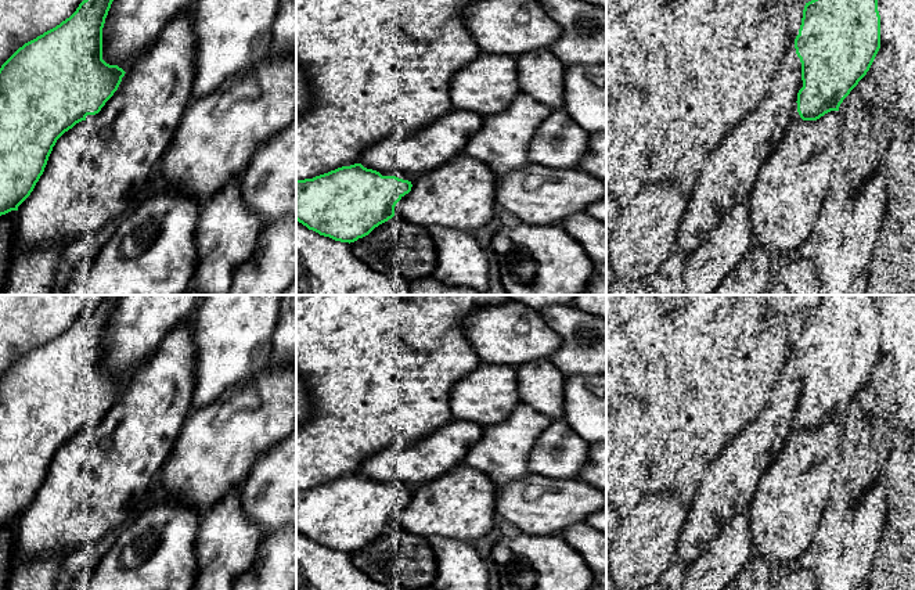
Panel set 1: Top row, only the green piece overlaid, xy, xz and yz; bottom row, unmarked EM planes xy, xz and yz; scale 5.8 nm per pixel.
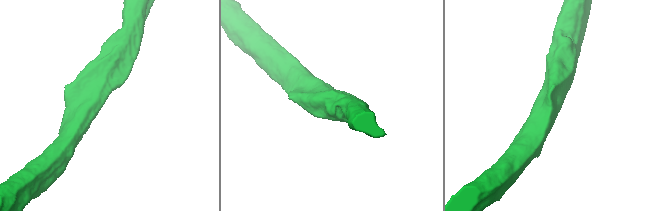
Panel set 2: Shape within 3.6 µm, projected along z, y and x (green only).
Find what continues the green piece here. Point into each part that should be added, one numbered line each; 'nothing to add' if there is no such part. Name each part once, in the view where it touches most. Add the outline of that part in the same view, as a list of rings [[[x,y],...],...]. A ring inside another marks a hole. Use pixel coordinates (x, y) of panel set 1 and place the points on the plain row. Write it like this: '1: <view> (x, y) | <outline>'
1: xz (397, 484) | [[[393,481],[393,482],[381,483],[381,485],[382,485],[382,486],[396,486],[396,488],[399,488],[399,489],[411,492],[411,486],[408,486],[407,483],[400,482],[400,481]]]

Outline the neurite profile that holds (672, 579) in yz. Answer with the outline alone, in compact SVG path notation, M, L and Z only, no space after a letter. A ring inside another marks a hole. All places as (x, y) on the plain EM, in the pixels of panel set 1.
M673 561L669 569L662 575L659 582L649 590L680 590L682 582L684 566L678 561Z

